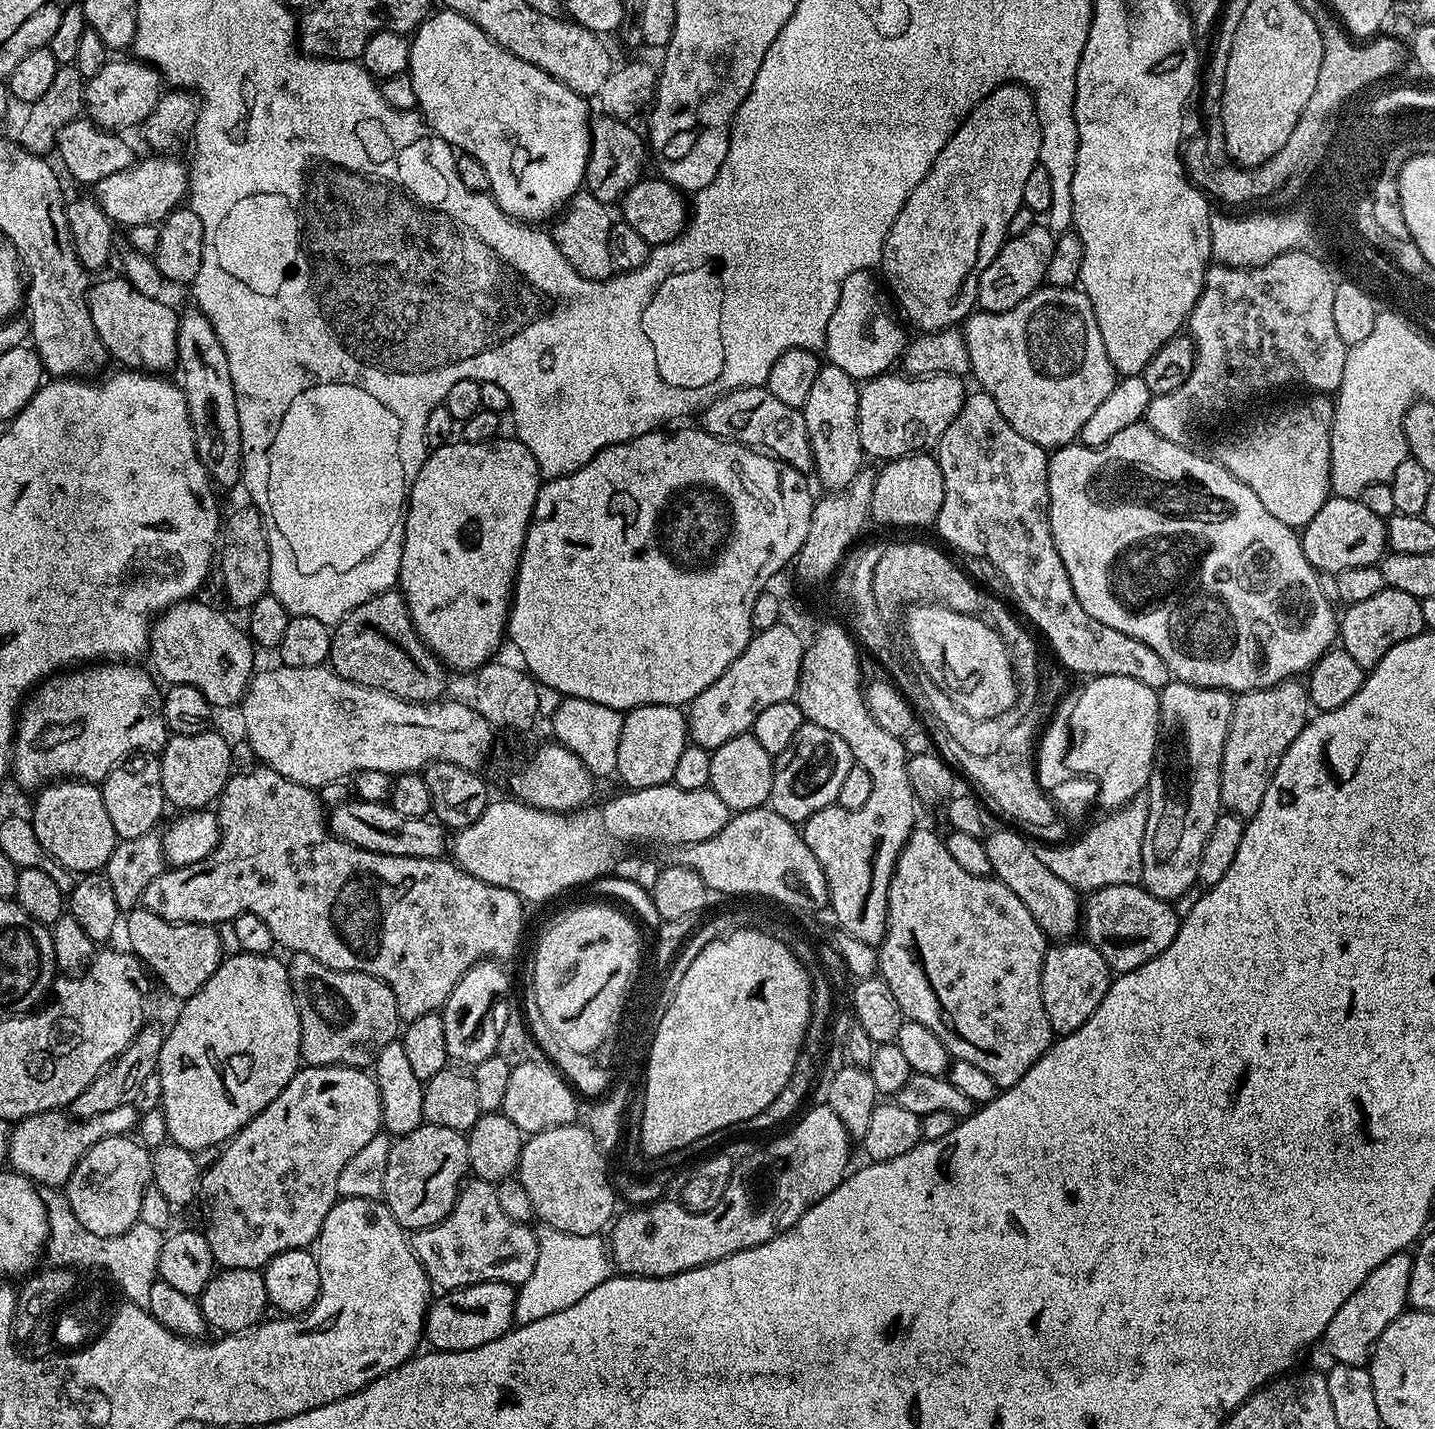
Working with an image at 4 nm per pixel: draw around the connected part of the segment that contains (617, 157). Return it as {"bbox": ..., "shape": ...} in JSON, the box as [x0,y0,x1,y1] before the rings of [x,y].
{"bbox":[584,114,646,206],"shape":[[[605,114],[598,115],[591,121],[592,141],[590,142],[590,154],[588,165],[584,171],[584,184],[586,191],[594,194],[598,202],[609,206],[614,202],[623,201],[624,195],[633,188],[642,178],[640,172],[644,168],[644,156],[646,160],[646,140],[631,127],[629,121],[619,120]]]}

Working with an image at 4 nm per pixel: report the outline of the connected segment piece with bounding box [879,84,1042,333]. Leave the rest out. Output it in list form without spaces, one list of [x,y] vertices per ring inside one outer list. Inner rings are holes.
[[[1003,84],[1001,88],[996,88],[986,97],[983,102],[973,110],[972,113],[965,118],[958,126],[958,130],[946,142],[946,146],[942,146],[942,154],[938,154],[938,158],[934,158],[934,166],[930,166],[930,170],[926,174],[926,178],[922,178],[922,182],[918,182],[918,186],[914,186],[914,190],[910,194],[910,198],[906,198],[906,202],[902,206],[902,210],[898,210],[898,218],[894,218],[894,226],[890,226],[890,234],[886,234],[886,242],[882,250],[882,258],[879,267],[884,268],[883,279],[888,279],[887,287],[892,287],[891,295],[896,295],[895,303],[900,303],[899,311],[909,316],[914,323],[920,327],[921,333],[940,332],[944,328],[955,328],[961,322],[968,319],[977,307],[976,295],[978,294],[978,282],[982,270],[986,270],[986,266],[990,266],[990,262],[994,262],[994,258],[998,254],[1000,247],[1004,245],[1004,241],[1009,239],[1008,227],[1010,226],[1010,218],[1014,218],[1014,214],[1018,214],[1018,210],[1024,207],[1024,199],[1022,198],[1022,190],[1026,187],[1026,177],[1030,174],[1030,170],[1034,170],[1039,165],[1039,142],[1042,139],[1042,129],[1040,127],[1040,114],[1038,111],[1038,100],[1029,89],[1023,84]]]

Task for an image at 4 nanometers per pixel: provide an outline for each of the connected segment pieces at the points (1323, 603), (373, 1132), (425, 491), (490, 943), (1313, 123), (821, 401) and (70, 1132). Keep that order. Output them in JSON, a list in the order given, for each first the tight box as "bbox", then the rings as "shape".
[{"bbox":[1048,422,1338,694],"shape":[[[1137,422],[1126,426],[1122,430],[1118,430],[1118,434],[1114,434],[1114,438],[1110,438],[1110,442],[1106,442],[1097,448],[1087,448],[1084,444],[1073,442],[1064,445],[1062,448],[1055,449],[1055,451],[1049,455],[1048,521],[1050,522],[1050,530],[1054,538],[1054,546],[1066,566],[1066,574],[1070,574],[1070,586],[1074,586],[1074,594],[1078,598],[1078,602],[1082,602],[1082,610],[1086,610],[1086,614],[1090,614],[1090,618],[1098,618],[1098,622],[1102,622],[1106,626],[1110,626],[1130,638],[1138,638],[1138,642],[1150,646],[1150,650],[1154,650],[1154,654],[1158,654],[1158,658],[1162,658],[1162,662],[1166,662],[1169,673],[1171,673],[1175,679],[1181,680],[1182,682],[1193,684],[1194,686],[1202,686],[1203,688],[1222,688],[1229,694],[1272,688],[1275,684],[1280,684],[1283,680],[1303,677],[1305,673],[1316,665],[1318,658],[1322,658],[1322,654],[1337,643],[1338,612],[1332,609],[1335,608],[1333,601],[1328,600],[1326,594],[1322,594],[1320,576],[1316,569],[1312,567],[1311,562],[1309,562],[1306,558],[1306,554],[1302,550],[1297,529],[1286,526],[1282,522],[1278,522],[1278,518],[1274,518],[1274,514],[1270,514],[1270,510],[1266,510],[1266,506],[1262,506],[1261,500],[1258,499],[1258,494],[1254,494],[1254,490],[1250,490],[1250,486],[1246,486],[1238,478],[1234,478],[1234,474],[1227,472],[1215,459],[1207,460],[1206,457],[1199,456],[1196,452],[1191,452],[1188,446],[1184,444],[1175,444],[1166,438],[1162,438],[1162,434],[1158,434],[1146,422]]]},{"bbox":[198,1066,381,1270],"shape":[[[329,1066],[327,1068],[301,1067],[295,1078],[282,1090],[282,1094],[278,1094],[278,1098],[274,1098],[274,1102],[270,1102],[270,1106],[266,1106],[266,1110],[262,1110],[262,1114],[258,1114],[241,1132],[237,1132],[231,1140],[223,1145],[222,1151],[224,1153],[209,1168],[206,1168],[206,1171],[200,1177],[198,1196],[201,1201],[204,1199],[205,1226],[203,1225],[203,1227],[206,1229],[213,1261],[221,1269],[255,1268],[260,1270],[263,1269],[265,1264],[269,1264],[275,1256],[286,1250],[307,1249],[309,1246],[315,1245],[322,1230],[322,1222],[326,1222],[326,1214],[330,1214],[330,1210],[336,1205],[338,1178],[342,1174],[343,1167],[350,1162],[350,1158],[353,1158],[354,1154],[358,1153],[358,1150],[366,1146],[375,1136],[381,1135],[381,1132],[380,1087],[365,1069],[341,1068],[339,1066]]]},{"bbox":[398,438,542,673],"shape":[[[515,438],[504,439],[486,440],[482,444],[449,442],[441,448],[431,449],[424,458],[422,470],[418,470],[418,478],[406,501],[406,515],[402,521],[404,545],[402,546],[402,566],[400,567],[398,591],[404,597],[406,606],[410,610],[412,625],[416,627],[416,633],[424,641],[424,647],[428,648],[448,670],[457,668],[460,672],[475,673],[477,669],[483,667],[497,655],[495,654],[496,647],[499,646],[500,639],[503,641],[506,636],[516,572],[520,568],[520,555],[526,542],[528,523],[532,521],[532,511],[540,493],[542,477],[538,470],[538,462],[534,462],[534,454],[530,454],[530,450],[526,450],[524,443]]]},{"bbox":[143,766,526,1022],"shape":[[[255,766],[248,771],[237,771],[229,776],[226,786],[220,794],[218,807],[215,809],[216,817],[220,823],[218,846],[209,856],[202,858],[202,862],[194,862],[190,866],[182,866],[181,868],[169,867],[158,878],[154,878],[144,891],[143,907],[149,908],[154,914],[165,916],[167,920],[173,920],[176,924],[220,926],[223,920],[231,922],[243,912],[258,914],[258,918],[262,918],[262,922],[266,922],[266,926],[270,926],[270,934],[274,934],[276,943],[281,949],[288,948],[289,953],[310,954],[310,958],[322,962],[327,968],[343,972],[370,974],[374,978],[386,982],[391,986],[392,993],[396,996],[398,1014],[401,1021],[404,1022],[414,1018],[422,1018],[422,1014],[440,1012],[450,998],[454,986],[458,986],[462,974],[466,974],[466,970],[470,970],[475,964],[489,958],[497,962],[504,962],[507,961],[507,956],[515,954],[516,947],[520,944],[520,935],[524,932],[524,908],[526,908],[525,901],[521,900],[517,892],[482,882],[471,876],[469,872],[464,872],[448,858],[427,860],[426,858],[378,854],[370,850],[362,850],[358,846],[348,844],[345,840],[339,840],[337,836],[333,836],[328,831],[326,808],[320,805],[320,800],[316,796],[319,795],[313,789],[278,774],[273,768]]]},{"bbox":[1284,11,1406,148],"shape":[[[1333,11],[1330,15],[1324,16],[1324,24],[1316,25],[1318,34],[1322,34],[1322,70],[1318,70],[1318,88],[1306,102],[1306,108],[1299,116],[1298,125],[1290,134],[1289,141],[1284,145],[1285,148],[1318,146],[1322,134],[1322,121],[1316,120],[1318,112],[1322,114],[1328,112],[1328,108],[1332,108],[1336,100],[1344,99],[1344,96],[1348,95],[1352,88],[1359,87],[1359,84],[1378,82],[1384,77],[1384,72],[1392,72],[1392,68],[1403,69],[1406,64],[1405,41],[1392,34],[1380,34],[1367,42],[1357,42]]]},{"bbox":[802,362,866,490],"shape":[[[829,362],[819,369],[817,376],[814,378],[813,386],[810,388],[809,396],[802,407],[802,411],[808,437],[810,438],[810,446],[812,447],[814,476],[820,479],[820,484],[824,487],[824,490],[844,488],[865,467],[864,460],[866,461],[866,453],[858,434],[859,401],[860,394],[857,381],[853,380],[850,374],[846,374],[845,370],[840,370],[838,366]]]},{"bbox":[7,1102,138,1185],"shape":[[[129,1102],[118,1106],[118,1110],[106,1110],[106,1114],[98,1114],[89,1120],[69,1118],[60,1110],[17,1120],[8,1137],[7,1163],[11,1171],[27,1176],[37,1185],[67,1185],[79,1160],[92,1146],[108,1136],[123,1136],[131,1133],[137,1127],[138,1111],[136,1112],[134,1105],[135,1103]]]}]

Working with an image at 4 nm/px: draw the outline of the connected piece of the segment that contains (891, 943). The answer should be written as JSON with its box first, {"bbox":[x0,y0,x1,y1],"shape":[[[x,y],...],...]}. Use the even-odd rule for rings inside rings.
{"bbox":[878,827,1054,1089],"shape":[[[917,827],[910,834],[910,838],[900,851],[899,858],[896,859],[896,868],[892,871],[890,886],[888,887],[888,929],[884,935],[884,941],[878,946],[878,972],[890,986],[890,991],[894,993],[894,998],[898,998],[898,1006],[904,1011],[907,1019],[914,1022],[922,1022],[926,1030],[930,1030],[946,1046],[949,1057],[953,1061],[961,1060],[970,1062],[973,1066],[978,1066],[979,1070],[988,1074],[997,1089],[1012,1088],[1046,1054],[1046,1050],[1054,1042],[1054,1033],[1050,1026],[1050,1018],[1046,1018],[1046,1006],[1042,1002],[1042,962],[1050,947],[1050,941],[1044,935],[1044,931],[1034,922],[1034,914],[1022,906],[1022,898],[1014,894],[1001,882],[992,876],[975,876],[966,874],[962,866],[954,863],[954,858],[950,858],[950,850],[946,850],[943,839],[935,836],[928,828]]]}

